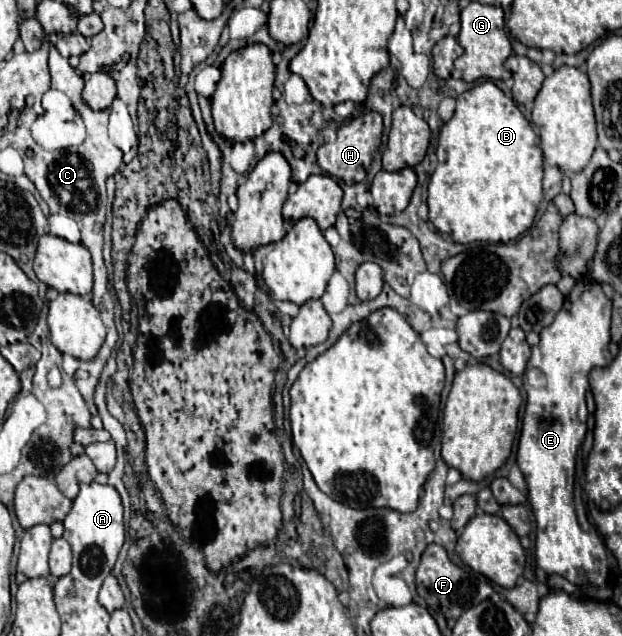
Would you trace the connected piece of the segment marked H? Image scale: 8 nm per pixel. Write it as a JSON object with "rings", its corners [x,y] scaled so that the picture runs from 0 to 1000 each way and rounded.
{"rings":[[[590,175],[590,178],[564,187],[561,193],[555,193],[551,200],[545,200],[542,219],[535,225],[523,225],[523,228],[513,231],[513,237],[510,237],[510,256],[513,256],[513,263],[523,272],[529,272],[532,278],[551,281],[558,291],[584,285],[587,275],[590,275],[590,266],[596,263],[600,237],[609,231],[613,206],[616,206],[616,187],[603,175]]]}

